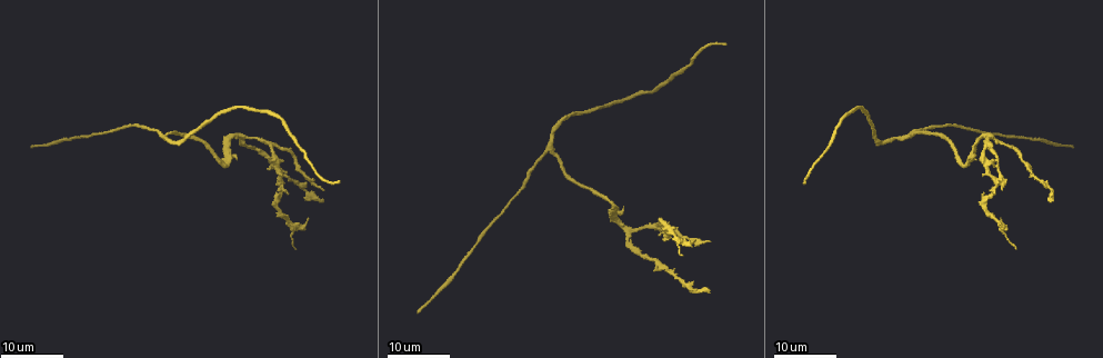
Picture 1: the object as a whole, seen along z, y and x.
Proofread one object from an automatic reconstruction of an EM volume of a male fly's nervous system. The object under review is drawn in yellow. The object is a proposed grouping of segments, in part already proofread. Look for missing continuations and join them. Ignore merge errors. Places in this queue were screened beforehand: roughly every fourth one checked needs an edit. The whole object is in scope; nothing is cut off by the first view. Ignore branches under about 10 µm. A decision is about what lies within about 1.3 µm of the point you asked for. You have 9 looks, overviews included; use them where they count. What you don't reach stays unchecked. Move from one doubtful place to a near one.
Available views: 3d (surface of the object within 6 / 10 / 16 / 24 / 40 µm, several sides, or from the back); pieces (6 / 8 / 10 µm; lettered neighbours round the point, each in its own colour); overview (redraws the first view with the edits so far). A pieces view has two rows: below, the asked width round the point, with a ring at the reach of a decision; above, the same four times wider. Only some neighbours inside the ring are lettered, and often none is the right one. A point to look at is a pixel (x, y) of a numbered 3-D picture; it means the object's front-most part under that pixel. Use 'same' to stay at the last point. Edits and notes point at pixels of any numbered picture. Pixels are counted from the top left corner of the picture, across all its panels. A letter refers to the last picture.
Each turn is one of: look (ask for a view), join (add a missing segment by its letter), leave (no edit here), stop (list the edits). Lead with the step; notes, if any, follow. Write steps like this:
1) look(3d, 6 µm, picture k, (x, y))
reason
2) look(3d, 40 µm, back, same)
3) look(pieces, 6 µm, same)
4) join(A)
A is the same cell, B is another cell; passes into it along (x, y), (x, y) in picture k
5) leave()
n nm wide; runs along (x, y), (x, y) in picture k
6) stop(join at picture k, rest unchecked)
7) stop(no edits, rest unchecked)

look(3d, 24 µm, picture 1, (419, 312))
long arm stops here

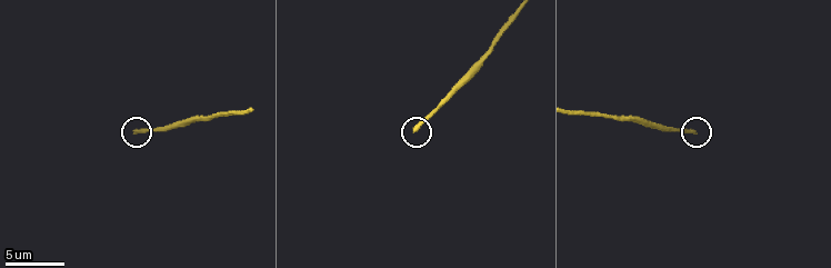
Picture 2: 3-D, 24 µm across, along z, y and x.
look(pieces, 10 µm, picture 2, (135, 133))

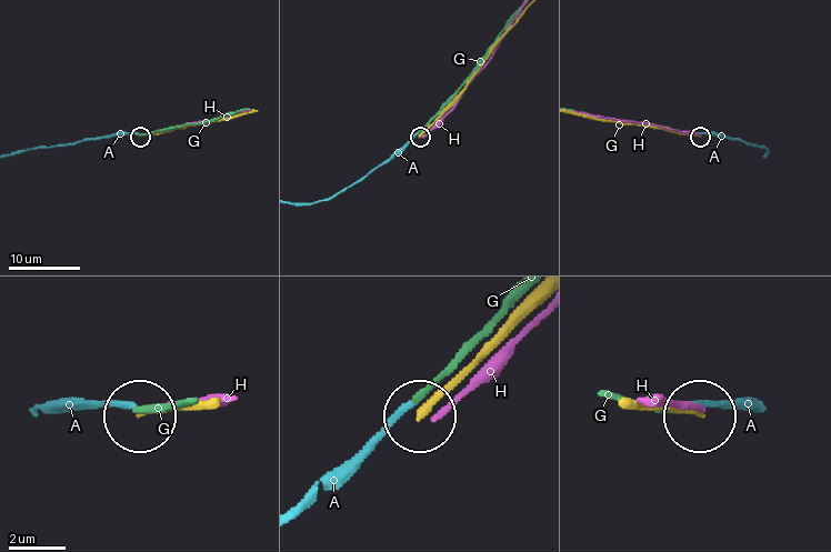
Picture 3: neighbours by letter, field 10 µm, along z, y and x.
leave()
210 nm wide; A, G and H are other cells; none of them fits

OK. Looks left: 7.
look(3d, 16 µm, picture 1, (1001, 189))
free end

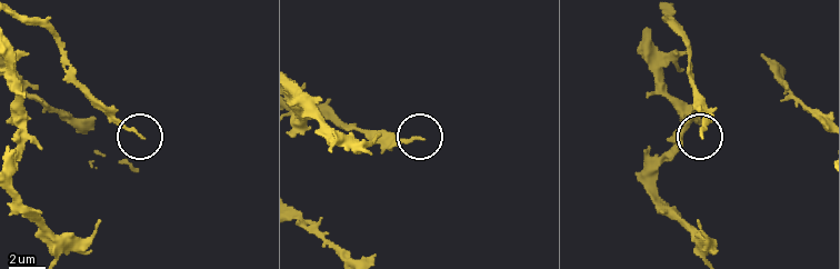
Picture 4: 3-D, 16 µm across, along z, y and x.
look(pieces, 6 µm, picture 4, (700, 135))

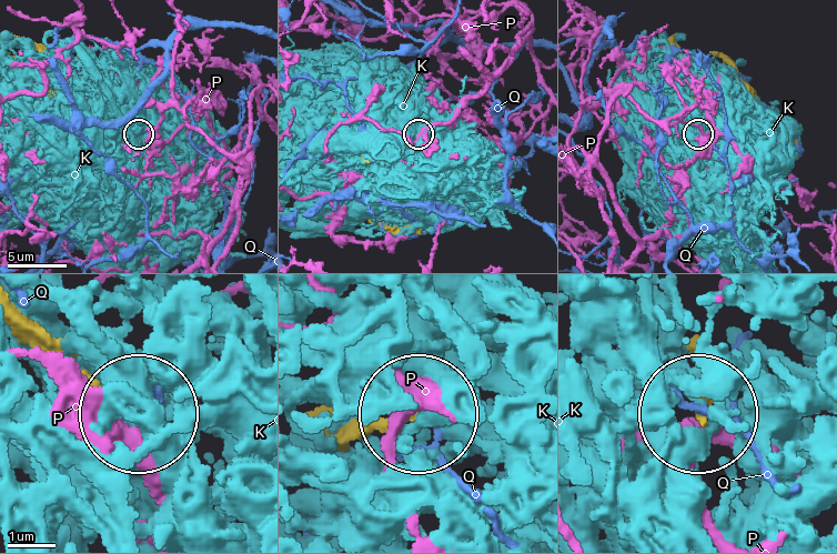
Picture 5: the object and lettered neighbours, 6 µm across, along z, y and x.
leave()
K, P and Q are other cells; none of them fits

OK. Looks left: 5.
look(3d, 24 µm, picture 1, (322, 202))
branch stops here

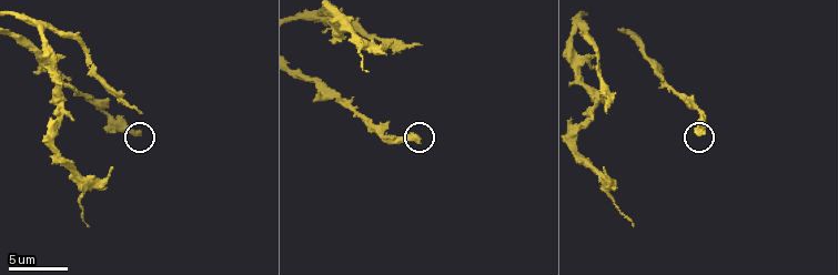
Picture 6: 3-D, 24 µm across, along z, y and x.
look(pieces, 8 µm, picture 6, (702, 135))
see the neighbours

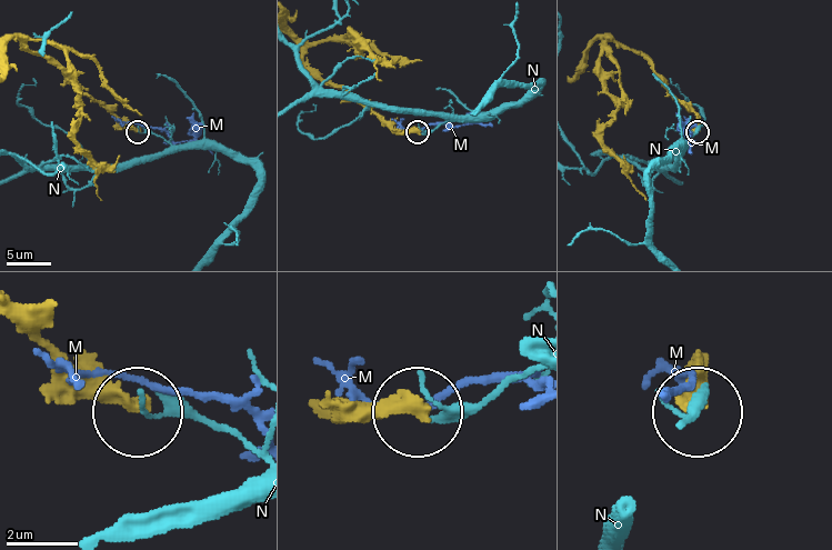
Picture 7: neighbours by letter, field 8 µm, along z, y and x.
leave()
370 nm wide; M and N are other cells; runs along (23, 316), (137, 411) in picture 7; none of them fits

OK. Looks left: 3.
look(3d, 24 µm, picture 1, (338, 182))
end of a long branch

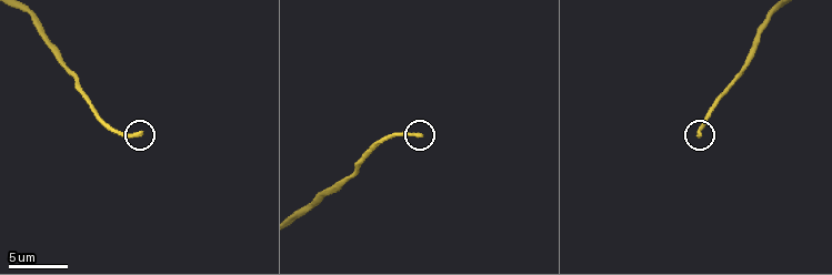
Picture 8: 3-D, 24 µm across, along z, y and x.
look(pieces, 8 µm, picture 8, (140, 133))

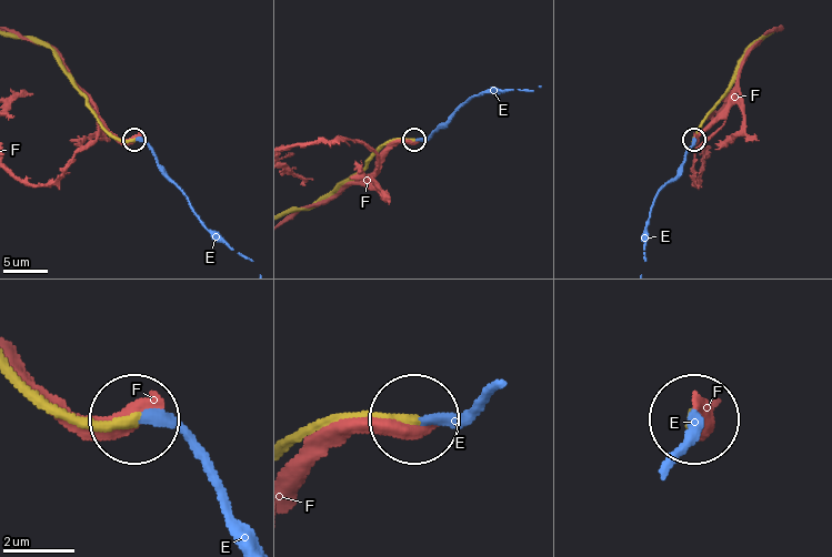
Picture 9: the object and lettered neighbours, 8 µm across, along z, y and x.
join(E)
E is the same cell, F is another cell; passes into it along (390, 141), (427, 138), (471, 97), (523, 90) in picture 9; the cell continues

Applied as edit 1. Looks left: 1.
stop(join at picture 9, rest unchecked)

